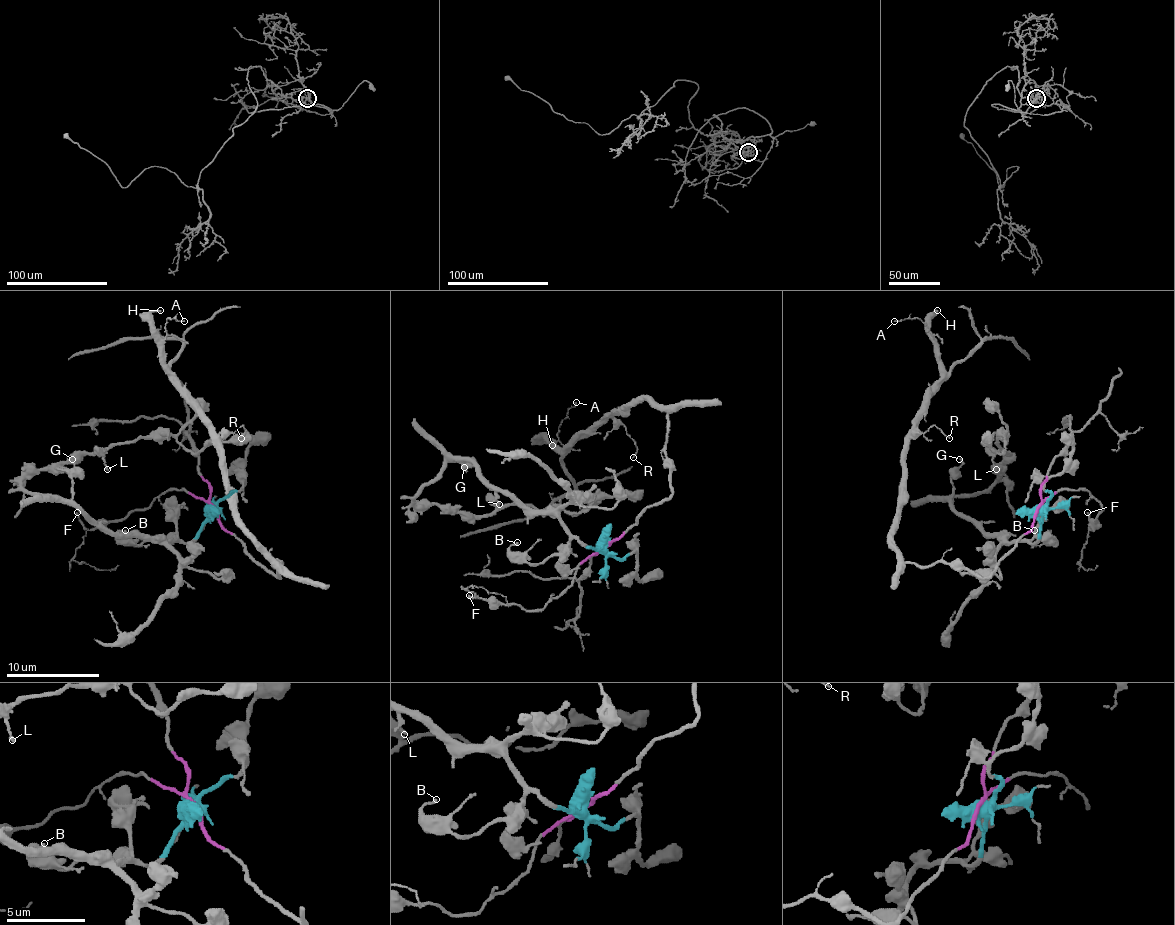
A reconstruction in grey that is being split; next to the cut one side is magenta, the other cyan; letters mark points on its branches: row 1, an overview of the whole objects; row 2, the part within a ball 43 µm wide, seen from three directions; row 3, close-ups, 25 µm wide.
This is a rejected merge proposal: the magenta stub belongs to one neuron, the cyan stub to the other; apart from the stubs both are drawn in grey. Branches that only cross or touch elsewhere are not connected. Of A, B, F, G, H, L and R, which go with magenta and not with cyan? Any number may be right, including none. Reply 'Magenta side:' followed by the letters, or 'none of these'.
Magenta side: A, F, H, R

